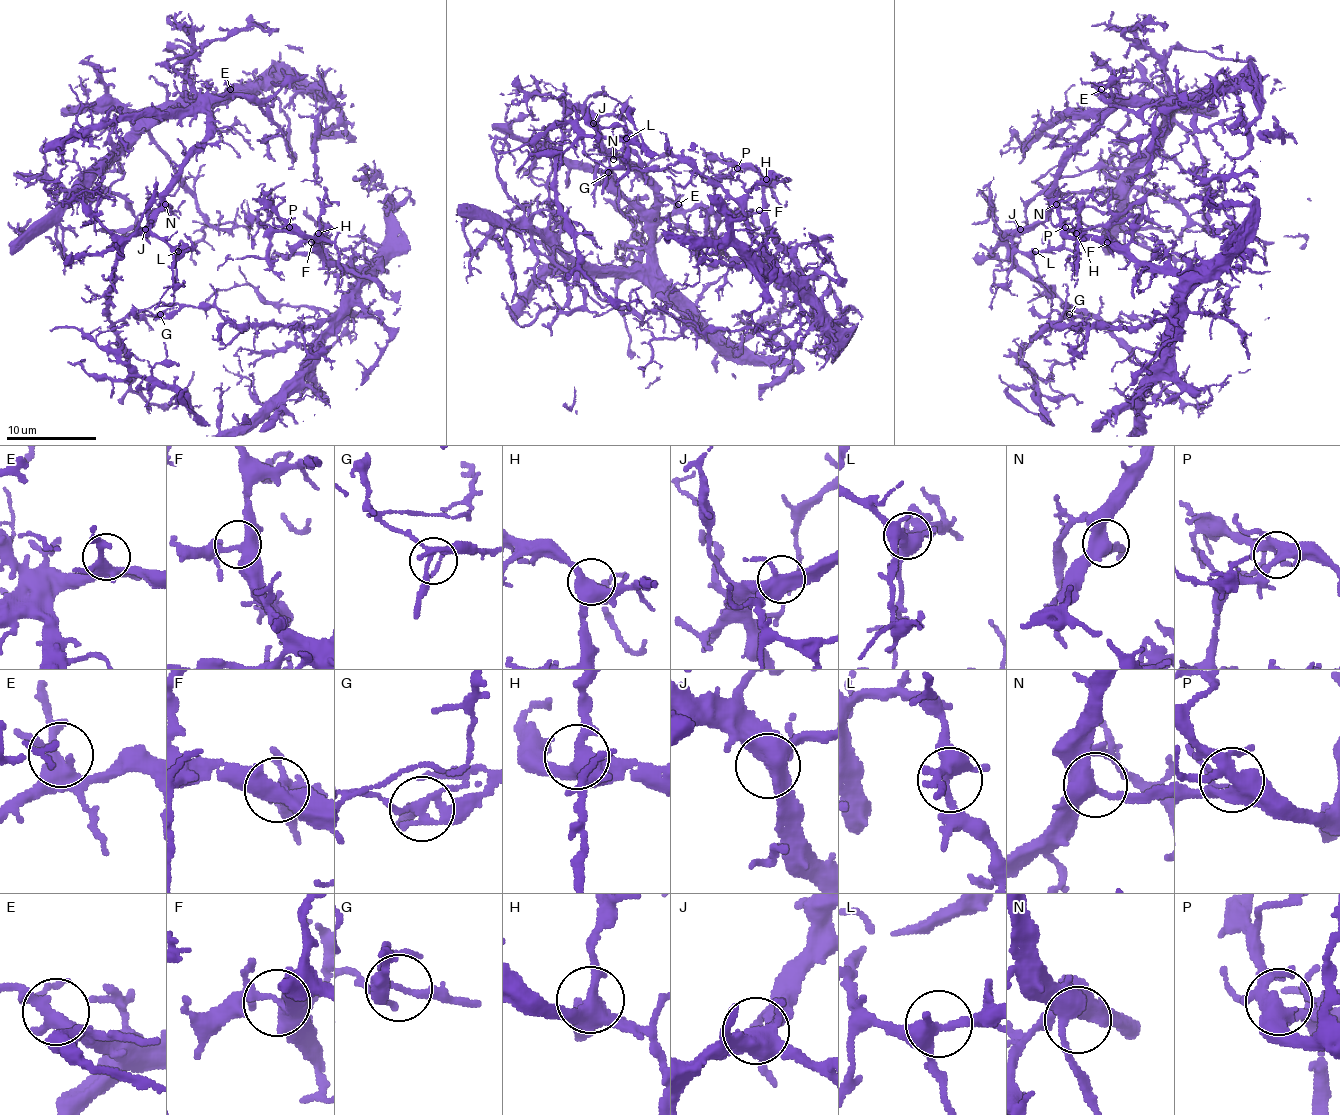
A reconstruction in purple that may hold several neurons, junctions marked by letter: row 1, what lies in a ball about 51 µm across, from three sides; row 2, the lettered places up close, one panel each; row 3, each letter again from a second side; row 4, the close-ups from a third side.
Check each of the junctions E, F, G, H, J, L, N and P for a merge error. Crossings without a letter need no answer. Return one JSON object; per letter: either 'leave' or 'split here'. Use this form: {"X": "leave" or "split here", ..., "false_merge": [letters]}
{"E": "leave", "F": "leave", "G": "leave", "H": "leave", "J": "leave", "L": "leave", "N": "leave", "P": "leave", "false_merge": []}

